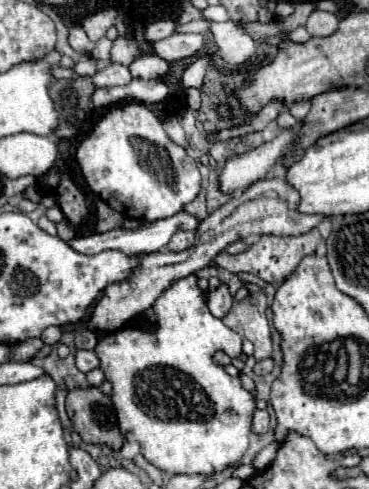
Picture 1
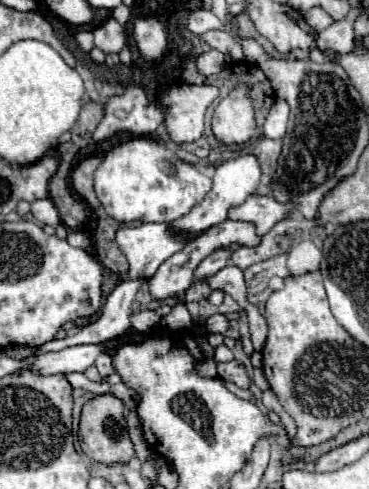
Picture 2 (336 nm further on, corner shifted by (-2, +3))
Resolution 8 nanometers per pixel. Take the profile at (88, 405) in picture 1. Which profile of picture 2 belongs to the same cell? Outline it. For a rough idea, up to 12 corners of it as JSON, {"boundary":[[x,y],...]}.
{"boundary":[[100,394],[82,406],[78,440],[102,464],[128,462],[134,446],[124,404]]}

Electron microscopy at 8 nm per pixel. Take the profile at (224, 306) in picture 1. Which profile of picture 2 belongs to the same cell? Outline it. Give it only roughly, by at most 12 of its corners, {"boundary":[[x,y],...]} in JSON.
{"boundary":[[214,314],[206,320],[208,332],[224,334],[228,320],[224,314]]}

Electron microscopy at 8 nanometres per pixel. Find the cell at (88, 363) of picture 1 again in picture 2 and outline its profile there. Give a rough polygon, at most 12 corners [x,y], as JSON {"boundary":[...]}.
{"boundary":[[110,354],[96,358],[96,368],[100,376],[114,372]]}

